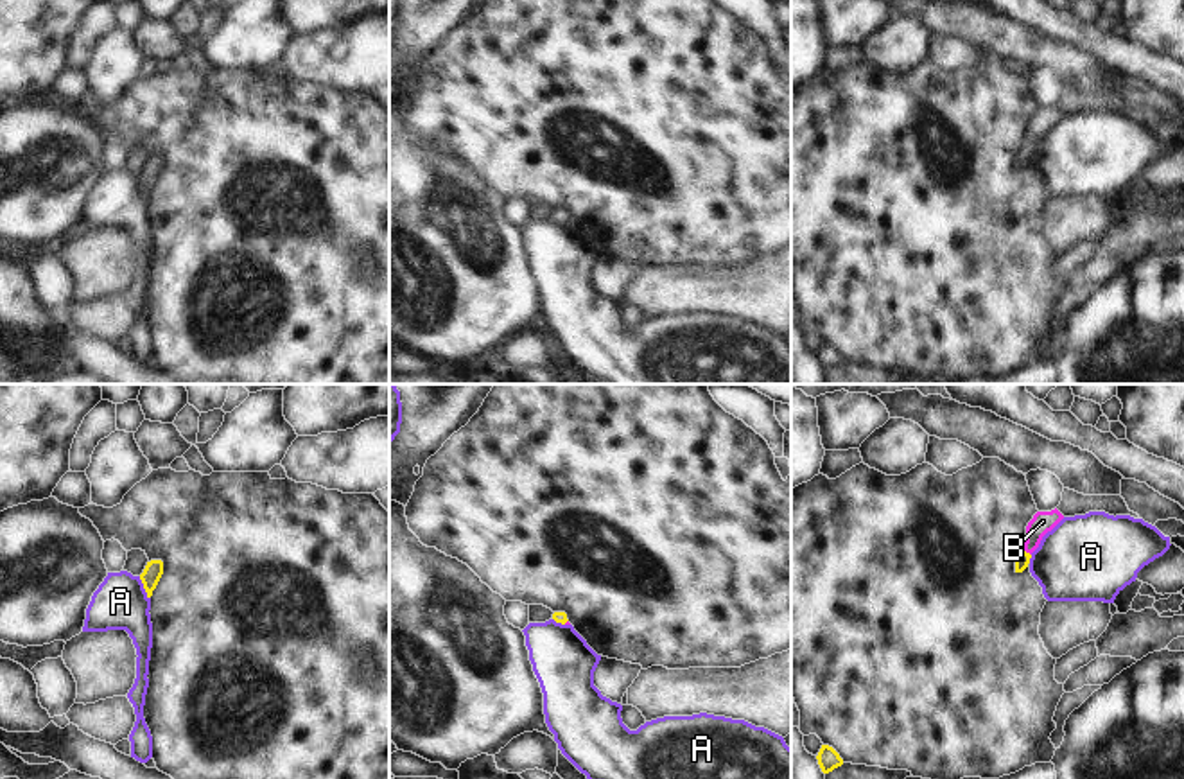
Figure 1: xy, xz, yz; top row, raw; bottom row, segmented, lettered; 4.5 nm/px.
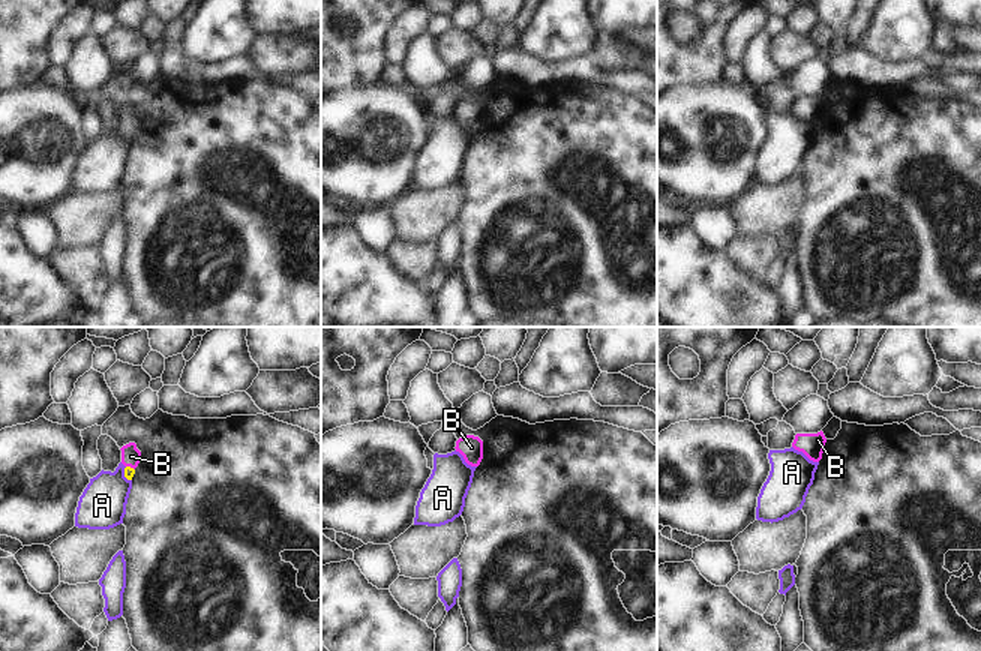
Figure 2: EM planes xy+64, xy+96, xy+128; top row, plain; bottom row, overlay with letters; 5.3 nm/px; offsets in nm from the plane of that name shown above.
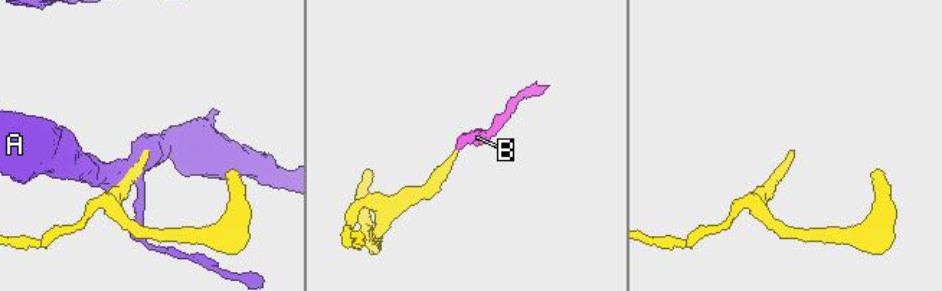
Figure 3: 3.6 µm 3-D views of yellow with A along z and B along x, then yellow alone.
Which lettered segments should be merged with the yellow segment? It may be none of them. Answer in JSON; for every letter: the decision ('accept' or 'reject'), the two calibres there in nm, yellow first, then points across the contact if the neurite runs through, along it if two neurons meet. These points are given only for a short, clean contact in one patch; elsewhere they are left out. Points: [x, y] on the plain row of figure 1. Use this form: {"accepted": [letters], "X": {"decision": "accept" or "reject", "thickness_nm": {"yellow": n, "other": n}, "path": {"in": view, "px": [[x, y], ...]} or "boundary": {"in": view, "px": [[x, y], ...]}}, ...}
{"accepted": ["B"], "A": {"decision": "reject", "thickness_nm": {"yellow": 90, "other": 240}}, "B": {"decision": "accept", "thickness_nm": {"yellow": 60, "other": 100}, "path": {"in": "yz", "px": [[1021, 160], [1028, 151], [1034, 130], [1043, 119]]}}}

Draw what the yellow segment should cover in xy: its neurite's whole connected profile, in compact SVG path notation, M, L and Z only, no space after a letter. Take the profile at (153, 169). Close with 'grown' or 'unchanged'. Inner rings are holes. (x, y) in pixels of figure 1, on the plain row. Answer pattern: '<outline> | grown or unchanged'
M151 158L151 160L147 160L144 171L140 172L140 178L144 181L147 196L152 194L152 188L156 187L161 172L163 172L163 160L161 158Z | unchanged

